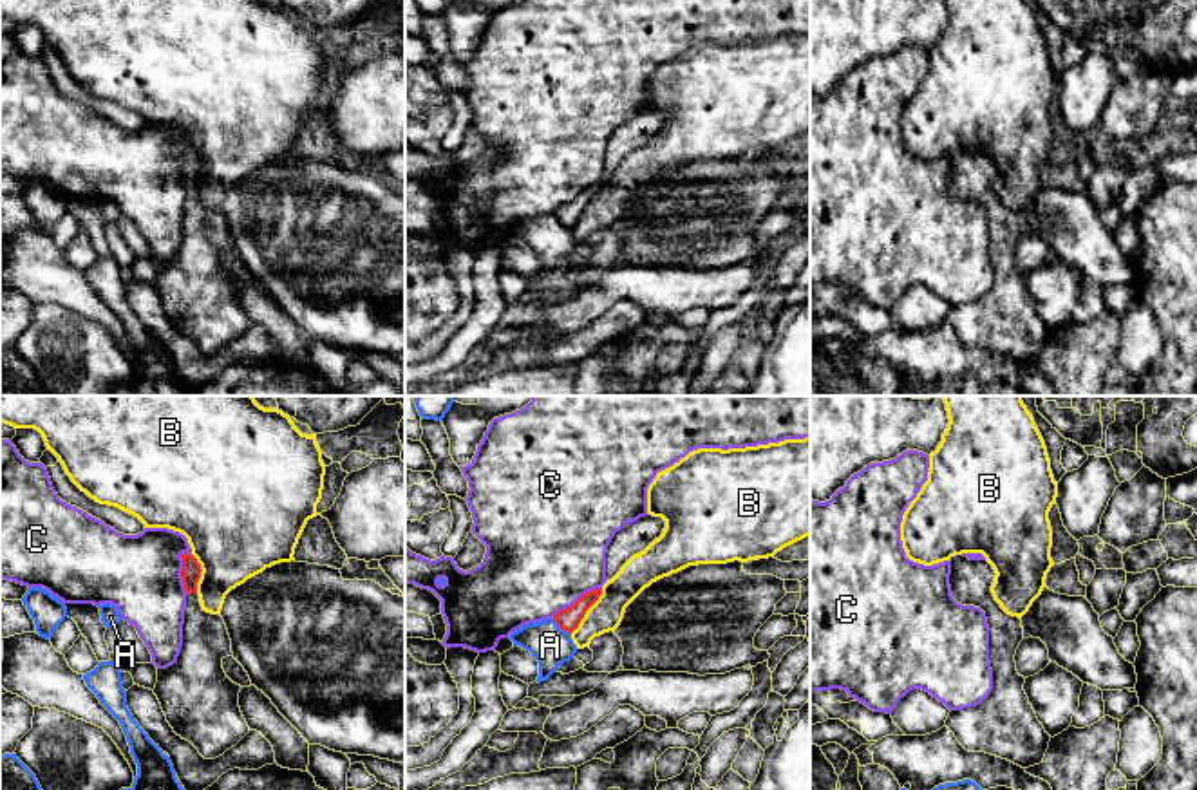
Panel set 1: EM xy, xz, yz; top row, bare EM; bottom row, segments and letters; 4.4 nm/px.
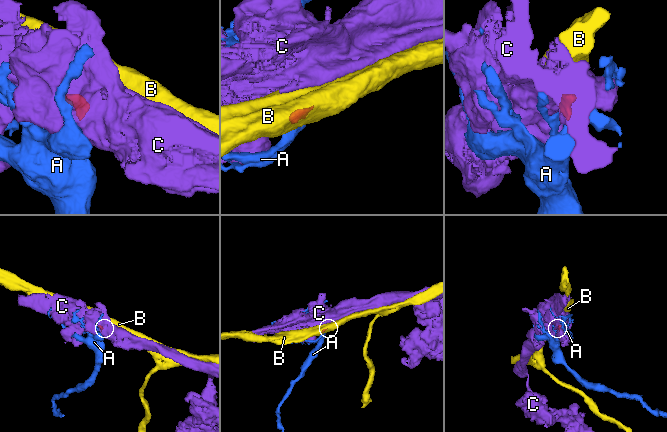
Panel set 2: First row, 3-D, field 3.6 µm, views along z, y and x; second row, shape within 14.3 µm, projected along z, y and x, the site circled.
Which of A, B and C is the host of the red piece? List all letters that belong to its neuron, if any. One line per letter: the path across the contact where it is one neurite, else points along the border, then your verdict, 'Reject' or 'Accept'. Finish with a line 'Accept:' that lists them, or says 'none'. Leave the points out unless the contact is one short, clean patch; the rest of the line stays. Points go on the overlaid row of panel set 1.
A: Boundary: xz (552, 619), (570, 635). Reject
B: Reject
C: Reject
Accept: none

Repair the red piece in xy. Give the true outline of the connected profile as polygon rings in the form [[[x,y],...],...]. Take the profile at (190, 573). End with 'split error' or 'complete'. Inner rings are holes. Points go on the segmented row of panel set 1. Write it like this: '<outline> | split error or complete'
[[[181,555],[186,591],[183,647],[177,662],[157,669],[157,696],[166,721],[190,741],[204,759],[215,759],[235,747],[250,727],[239,707],[240,685],[233,683],[222,660],[233,656],[231,640],[221,615],[201,607],[197,582],[201,564]]] | split error

